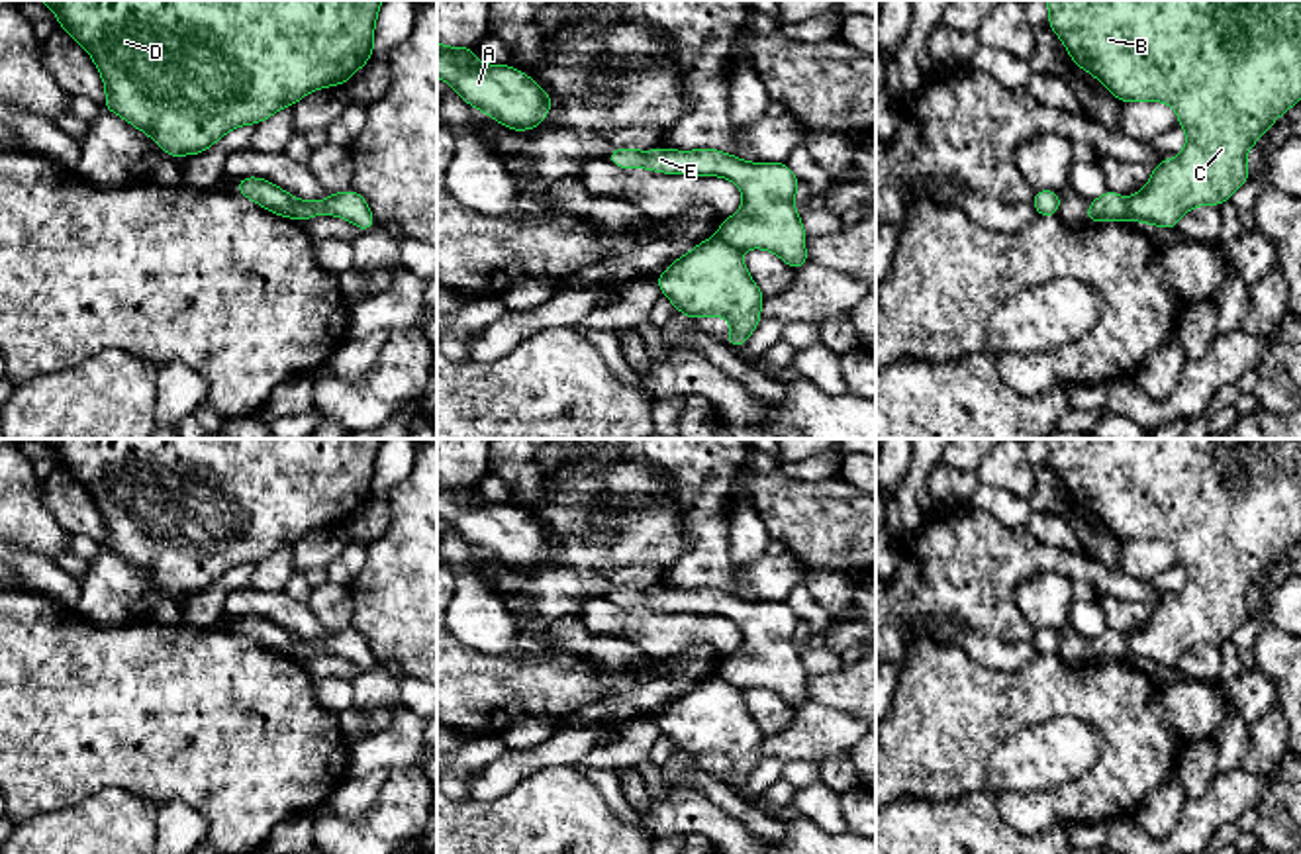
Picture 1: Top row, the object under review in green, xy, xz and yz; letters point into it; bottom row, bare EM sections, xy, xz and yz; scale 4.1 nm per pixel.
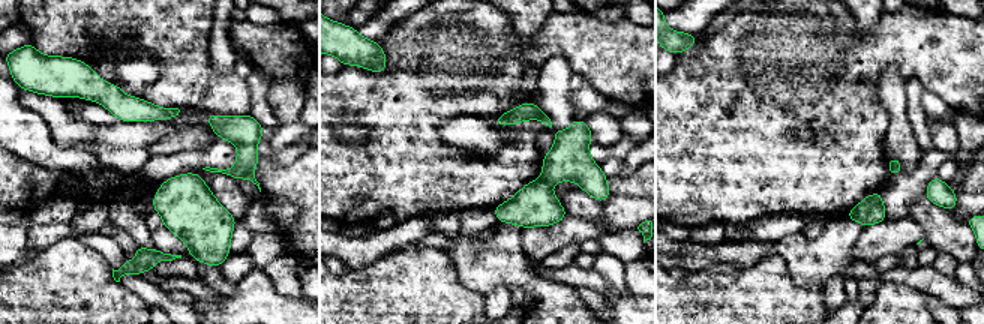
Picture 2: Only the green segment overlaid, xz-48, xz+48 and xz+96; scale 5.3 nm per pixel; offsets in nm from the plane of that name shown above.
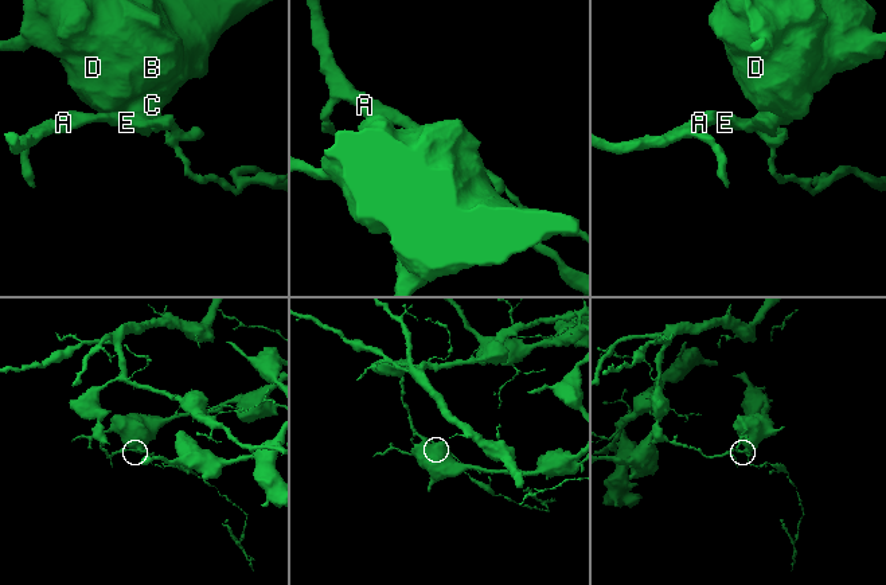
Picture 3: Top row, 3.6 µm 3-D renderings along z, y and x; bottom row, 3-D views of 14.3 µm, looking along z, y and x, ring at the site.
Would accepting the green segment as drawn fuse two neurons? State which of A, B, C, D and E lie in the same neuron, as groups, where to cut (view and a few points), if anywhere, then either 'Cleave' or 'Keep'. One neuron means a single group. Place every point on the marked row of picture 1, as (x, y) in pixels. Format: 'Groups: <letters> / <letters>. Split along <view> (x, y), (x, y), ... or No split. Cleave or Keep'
Groups: A E / B C D. Split along xz (718, 234), (739, 251). Cleave

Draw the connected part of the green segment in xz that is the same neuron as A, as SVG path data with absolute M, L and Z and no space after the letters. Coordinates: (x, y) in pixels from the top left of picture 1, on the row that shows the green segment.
M437 41L437 76L470 108L478 108L507 129L539 127L553 98L515 67L476 63L474 51L476 47L445 47Z

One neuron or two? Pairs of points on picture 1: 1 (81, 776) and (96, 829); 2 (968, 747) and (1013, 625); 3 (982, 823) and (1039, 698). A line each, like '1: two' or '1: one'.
1: two
2: two
3: two

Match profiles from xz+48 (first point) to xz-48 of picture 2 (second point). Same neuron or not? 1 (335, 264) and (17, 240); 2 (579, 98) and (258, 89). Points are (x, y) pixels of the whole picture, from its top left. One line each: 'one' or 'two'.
1: one
2: two

